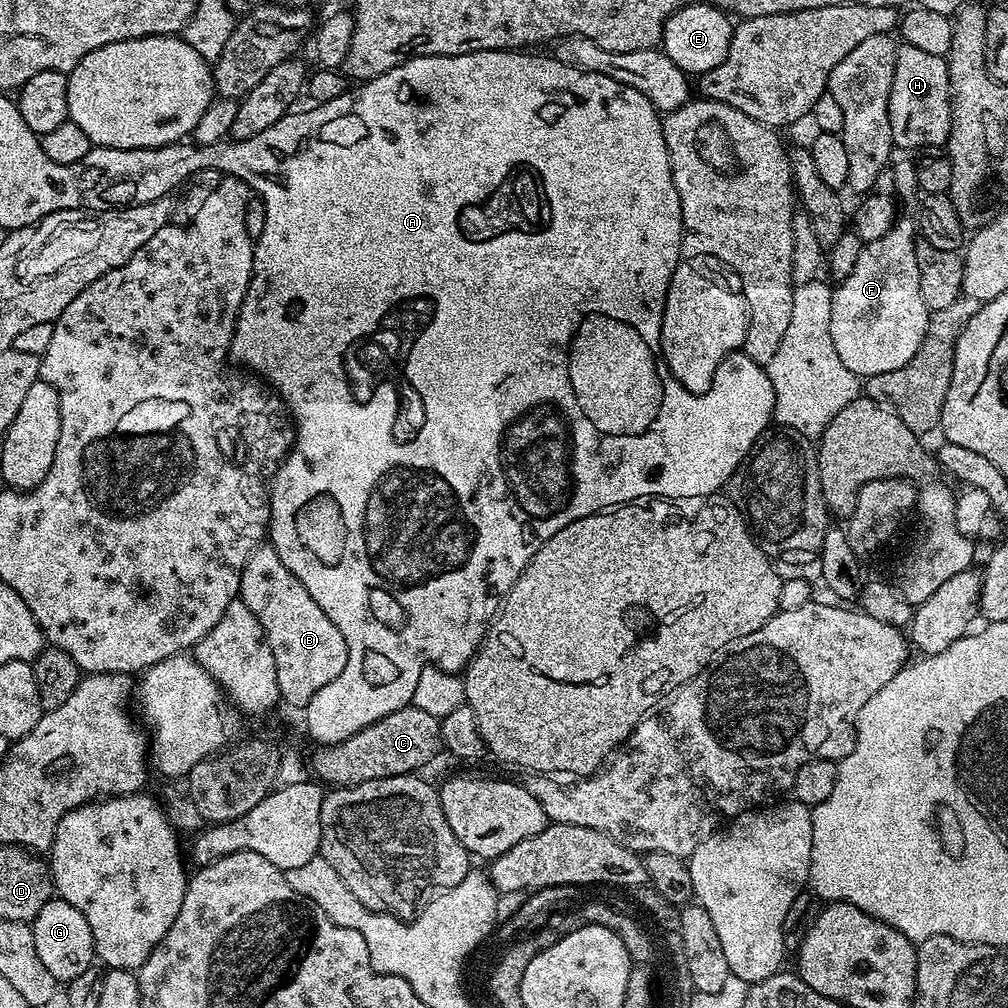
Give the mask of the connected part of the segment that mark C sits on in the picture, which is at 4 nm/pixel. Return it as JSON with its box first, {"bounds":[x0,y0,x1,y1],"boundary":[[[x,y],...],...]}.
{"bounds":[310,706,441,788],"boundary":[[[411,706],[399,708],[366,726],[350,738],[346,738],[337,744],[325,744],[317,747],[316,753],[310,756],[310,772],[319,783],[336,788],[349,788],[352,784],[361,784],[367,780],[377,780],[387,776],[406,776],[419,773],[436,755],[441,755],[440,742],[441,717],[434,714],[426,714],[426,710],[418,710]]]}

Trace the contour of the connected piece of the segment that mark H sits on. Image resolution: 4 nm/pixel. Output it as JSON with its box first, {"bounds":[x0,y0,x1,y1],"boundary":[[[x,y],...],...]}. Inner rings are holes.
{"bounds":[888,43,952,150],"boundary":[[[901,43],[894,58],[888,113],[892,143],[897,149],[923,150],[947,145],[952,121],[947,59],[938,54],[926,54],[926,50],[918,50],[913,44]]]}

